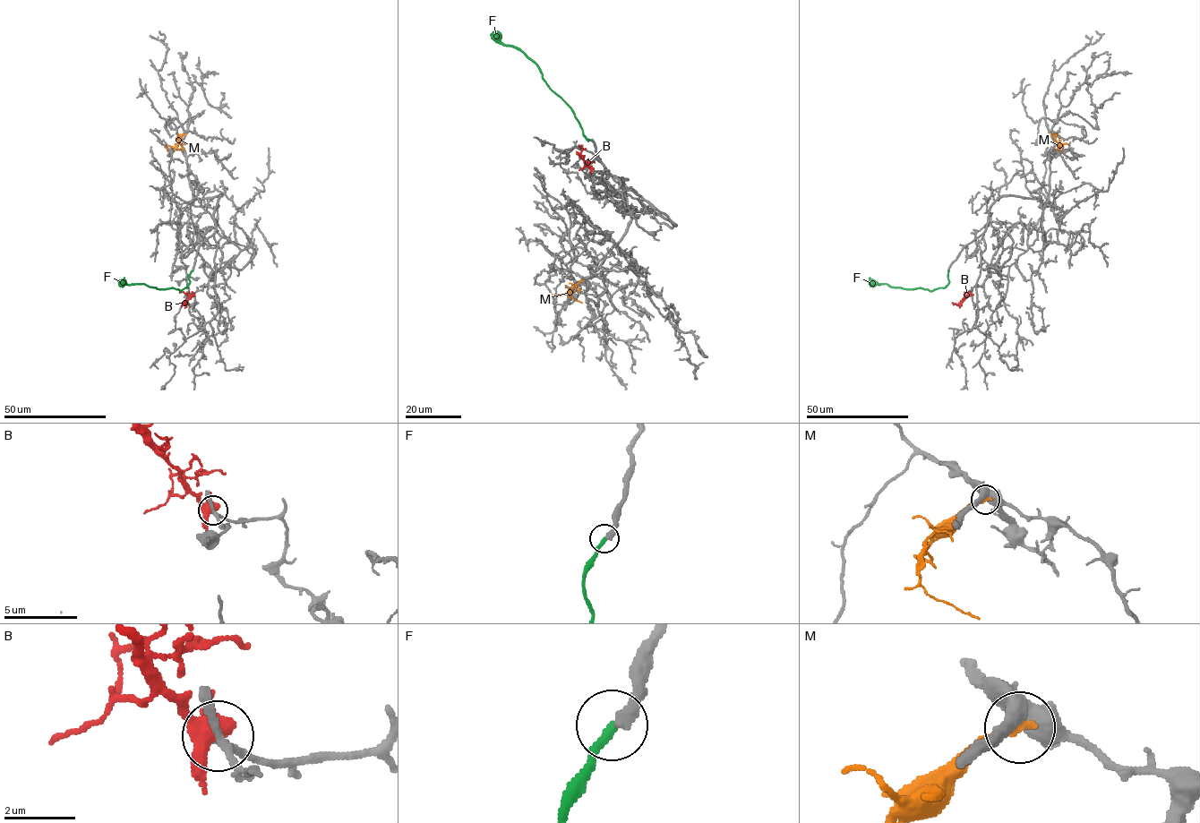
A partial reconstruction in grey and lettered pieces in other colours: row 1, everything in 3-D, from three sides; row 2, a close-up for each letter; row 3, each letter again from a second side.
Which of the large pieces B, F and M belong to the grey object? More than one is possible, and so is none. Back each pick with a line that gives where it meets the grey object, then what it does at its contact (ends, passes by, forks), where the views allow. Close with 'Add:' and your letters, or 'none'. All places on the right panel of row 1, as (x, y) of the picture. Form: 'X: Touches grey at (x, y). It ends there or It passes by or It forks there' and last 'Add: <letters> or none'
Add: none

